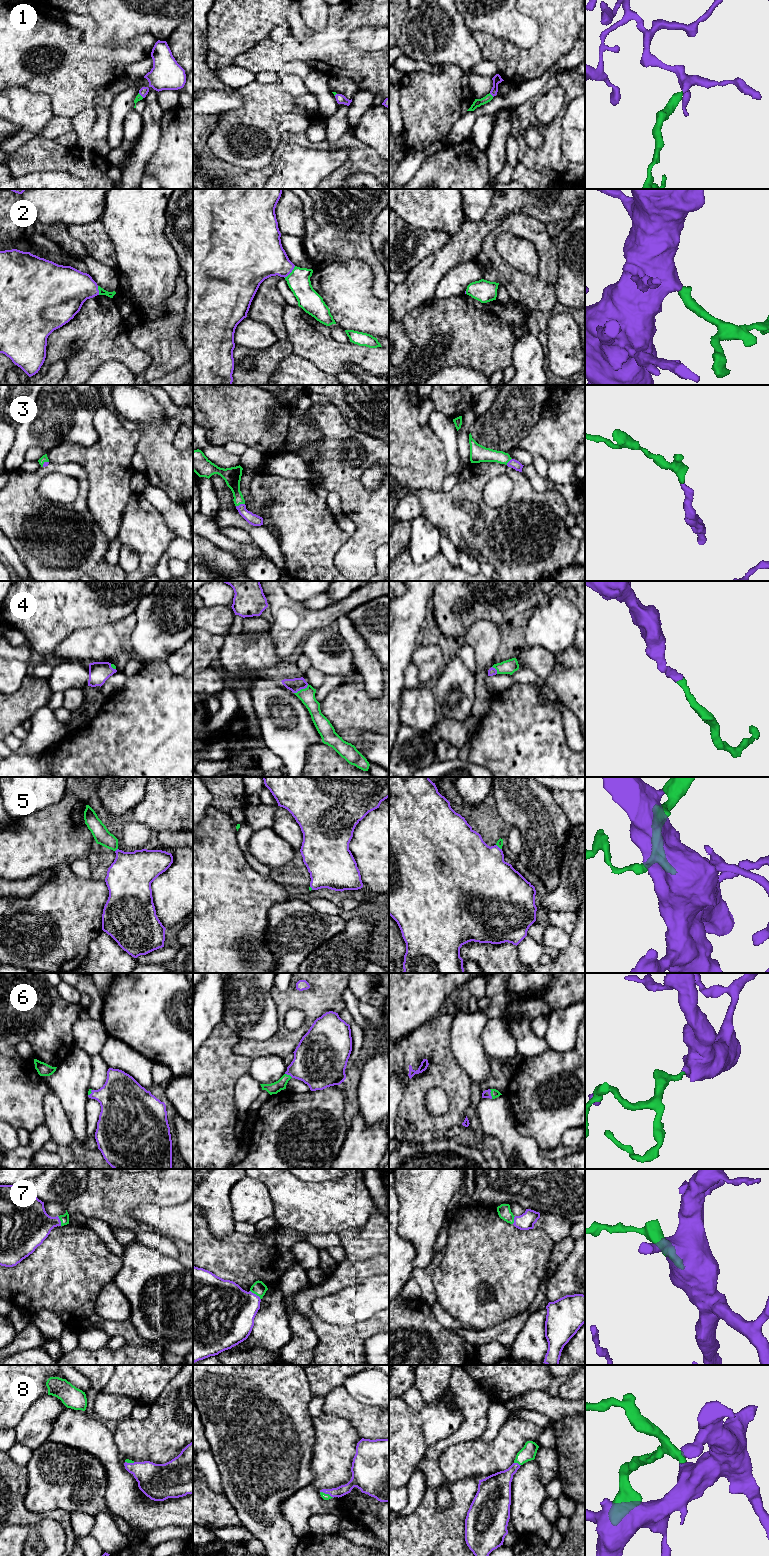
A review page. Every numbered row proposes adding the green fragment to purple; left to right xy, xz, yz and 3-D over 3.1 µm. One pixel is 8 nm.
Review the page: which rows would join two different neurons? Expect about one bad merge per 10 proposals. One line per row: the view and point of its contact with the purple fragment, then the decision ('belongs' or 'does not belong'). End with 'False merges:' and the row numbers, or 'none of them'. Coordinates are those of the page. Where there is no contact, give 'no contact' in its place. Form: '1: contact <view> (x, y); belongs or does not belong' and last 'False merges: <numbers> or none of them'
1: contact yz (491, 94); belongs
2: contact xz (290, 272); belongs
3: contact xz (240, 504); belongs
4: contact xz (301, 688); belongs
5: contact xy (116, 850); belongs
6: contact yz (490, 1094); belongs
7: contact xz (255, 1294); belongs
8: contact xz (327, 1493); belongs
False merges: none of them

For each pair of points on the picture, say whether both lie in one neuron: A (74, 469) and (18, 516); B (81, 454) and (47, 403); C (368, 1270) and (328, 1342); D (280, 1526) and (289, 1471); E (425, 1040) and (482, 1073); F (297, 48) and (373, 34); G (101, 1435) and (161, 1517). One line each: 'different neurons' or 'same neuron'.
A: same neuron
B: different neurons
C: same neuron
D: same neuron
E: different neurons
F: different neurons
G: same neuron

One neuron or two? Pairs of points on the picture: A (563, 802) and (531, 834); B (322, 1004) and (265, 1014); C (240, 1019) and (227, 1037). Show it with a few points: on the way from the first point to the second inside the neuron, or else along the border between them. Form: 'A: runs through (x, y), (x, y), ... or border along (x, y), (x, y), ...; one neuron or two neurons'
A: border along (550, 790), (555, 803), (563, 811), (571, 824); two neurons
B: border along (270, 989), (277, 1018), (277, 1030), (274, 1035); two neurons
C: border along (222, 1021), (241, 1038); two neurons

